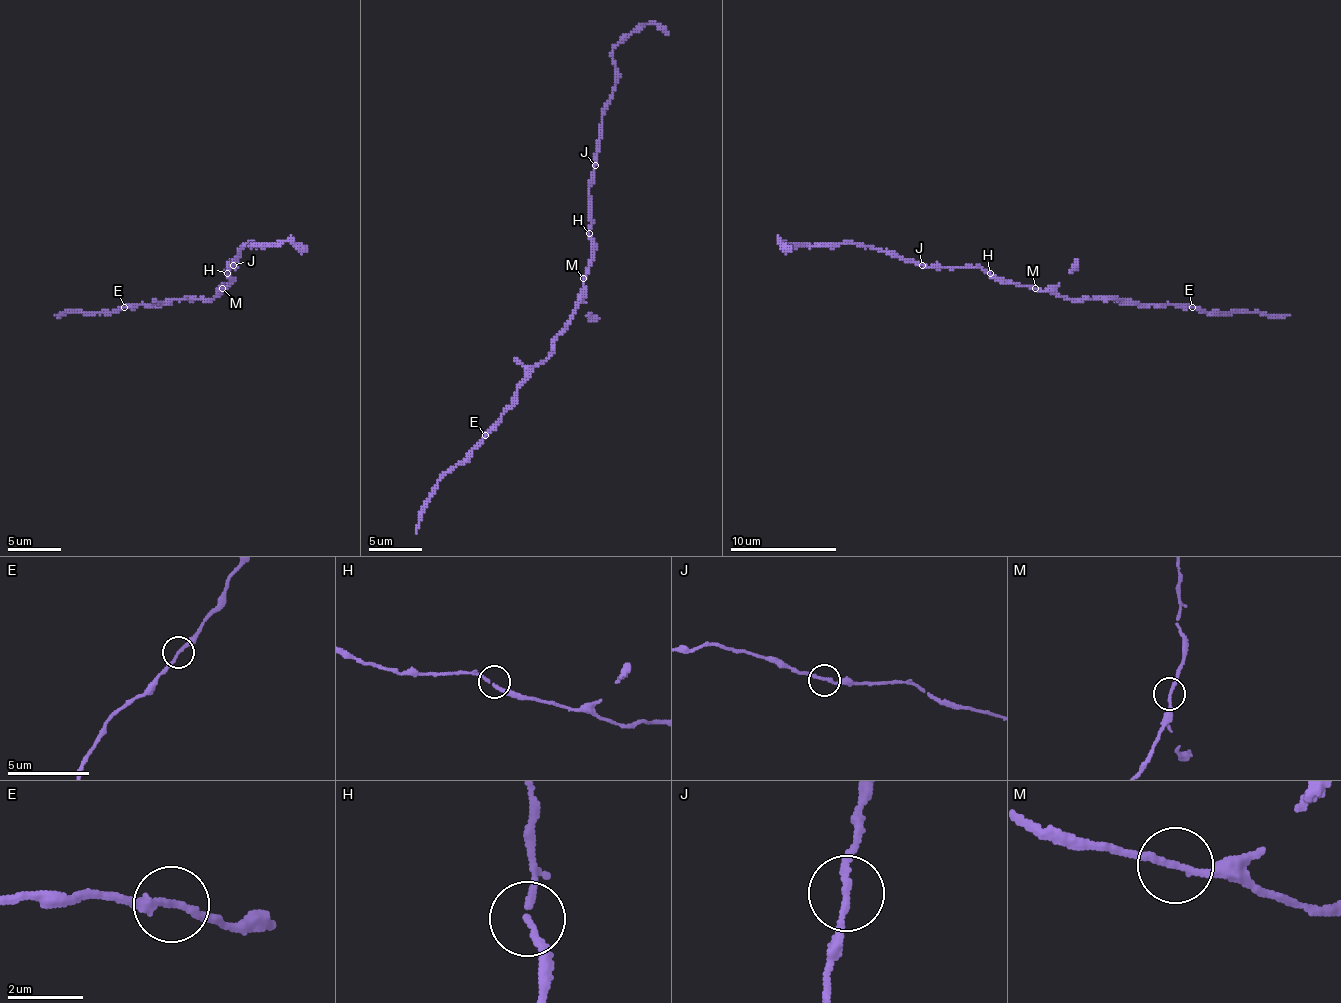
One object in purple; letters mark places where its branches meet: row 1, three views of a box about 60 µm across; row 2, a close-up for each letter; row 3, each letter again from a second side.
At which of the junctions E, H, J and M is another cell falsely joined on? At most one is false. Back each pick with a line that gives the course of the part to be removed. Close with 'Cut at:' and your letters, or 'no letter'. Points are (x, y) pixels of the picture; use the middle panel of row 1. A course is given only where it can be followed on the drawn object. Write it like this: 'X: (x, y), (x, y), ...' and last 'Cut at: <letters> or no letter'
Cut at: no letter

